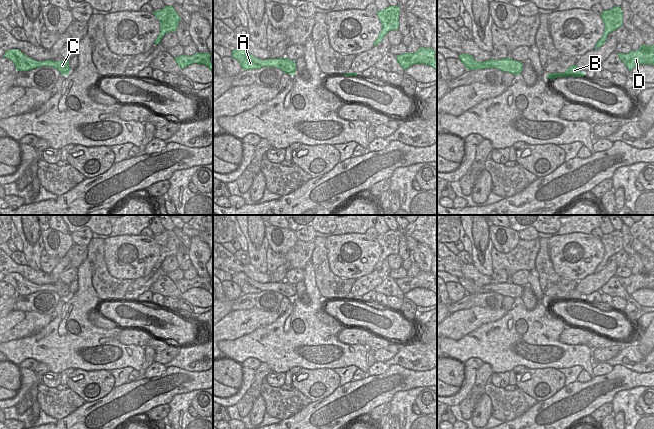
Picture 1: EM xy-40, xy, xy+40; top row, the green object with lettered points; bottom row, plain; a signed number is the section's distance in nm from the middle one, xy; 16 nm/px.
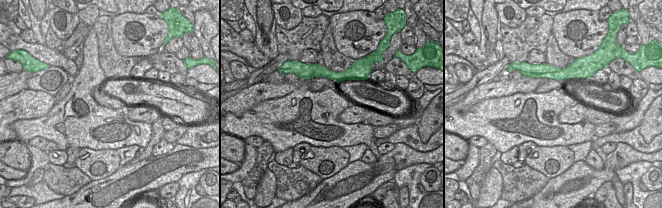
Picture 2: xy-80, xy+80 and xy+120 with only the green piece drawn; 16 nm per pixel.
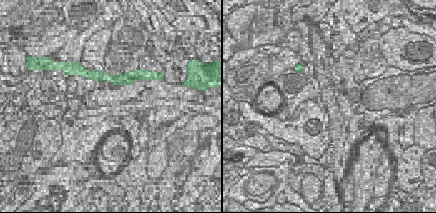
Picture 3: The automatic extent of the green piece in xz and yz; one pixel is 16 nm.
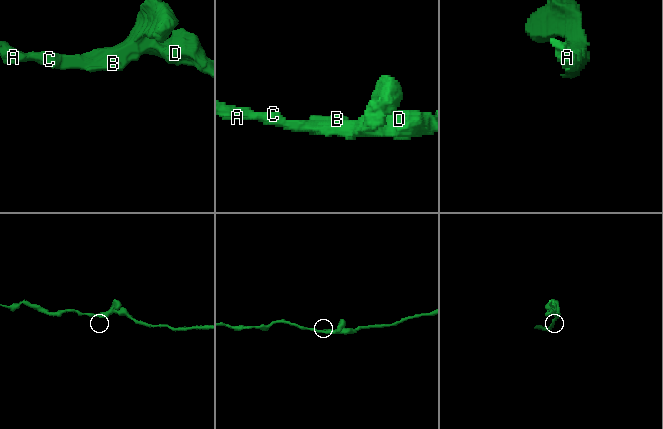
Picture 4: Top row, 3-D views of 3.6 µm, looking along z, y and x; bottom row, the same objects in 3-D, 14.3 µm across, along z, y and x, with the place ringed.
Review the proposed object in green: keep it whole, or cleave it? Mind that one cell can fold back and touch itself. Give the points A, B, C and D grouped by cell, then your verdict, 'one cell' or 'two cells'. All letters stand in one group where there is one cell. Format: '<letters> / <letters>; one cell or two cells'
A B C D; one cell

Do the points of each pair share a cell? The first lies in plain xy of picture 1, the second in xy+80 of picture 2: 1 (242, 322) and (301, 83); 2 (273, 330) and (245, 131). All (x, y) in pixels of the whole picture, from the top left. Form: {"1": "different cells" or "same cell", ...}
{"1": "same cell", "2": "same cell"}

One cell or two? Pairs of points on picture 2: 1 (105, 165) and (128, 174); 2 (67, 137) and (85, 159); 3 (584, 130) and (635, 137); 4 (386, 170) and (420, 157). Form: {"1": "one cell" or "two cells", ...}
{"1": "two cells", "2": "two cells", "3": "two cells", "4": "one cell"}

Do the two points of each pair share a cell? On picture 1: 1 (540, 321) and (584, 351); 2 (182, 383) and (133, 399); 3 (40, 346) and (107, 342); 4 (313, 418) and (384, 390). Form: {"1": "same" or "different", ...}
{"1": "same", "2": "same", "3": "same", "4": "same"}

